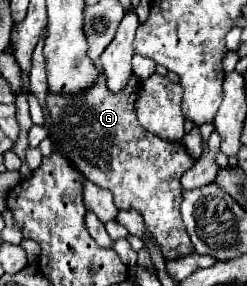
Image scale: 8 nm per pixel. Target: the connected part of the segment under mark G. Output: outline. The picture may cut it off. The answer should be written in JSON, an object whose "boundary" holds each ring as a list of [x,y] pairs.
{"boundary":[[[104,73],[98,75],[92,87],[80,93],[60,95],[46,91],[46,111],[52,123],[44,123],[44,129],[50,139],[56,137],[64,147],[64,155],[86,179],[114,195],[118,209],[136,209],[142,215],[150,241],[160,247],[166,261],[172,261],[194,253],[180,215],[180,177],[194,165],[194,159],[180,141],[168,141],[142,129],[136,119],[138,91],[140,79],[132,75],[122,91],[110,93]]]}

